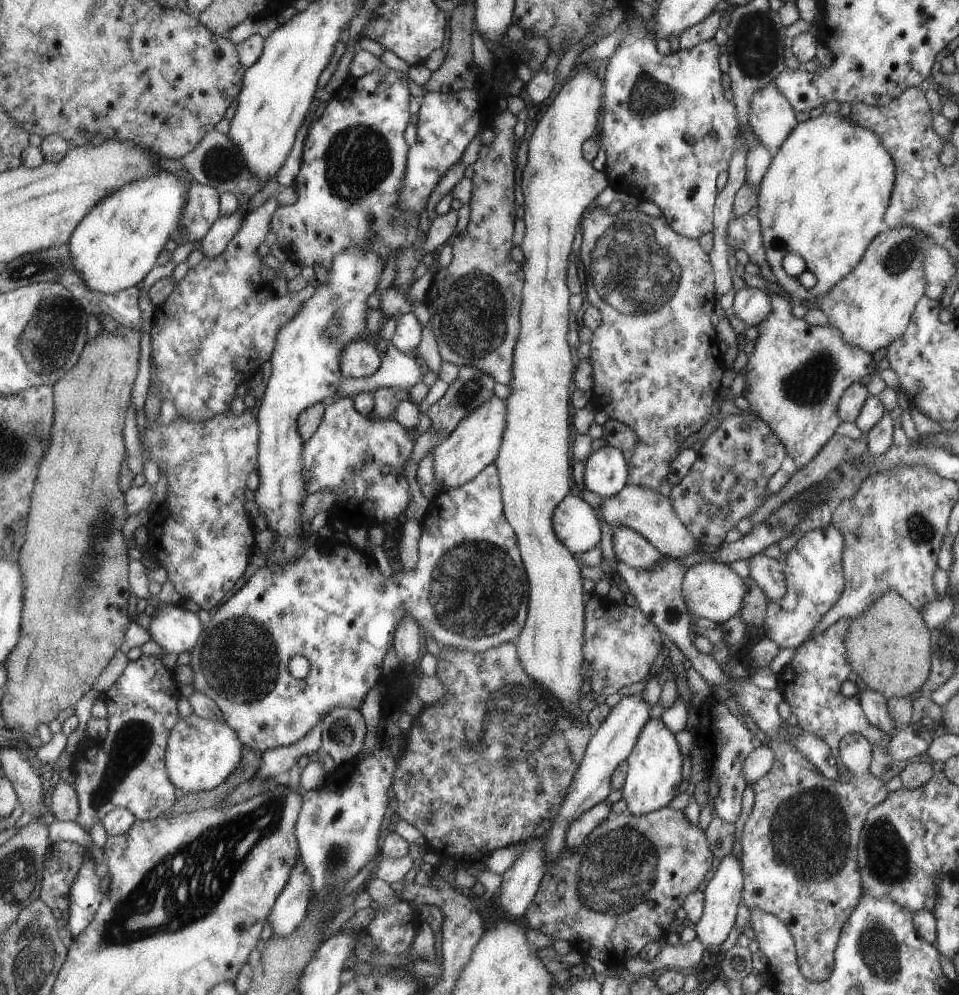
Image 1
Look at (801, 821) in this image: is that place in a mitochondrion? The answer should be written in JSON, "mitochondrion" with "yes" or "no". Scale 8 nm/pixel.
{"mitochondrion":"yes"}

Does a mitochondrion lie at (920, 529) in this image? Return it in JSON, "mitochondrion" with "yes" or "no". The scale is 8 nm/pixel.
{"mitochondrion":"yes"}

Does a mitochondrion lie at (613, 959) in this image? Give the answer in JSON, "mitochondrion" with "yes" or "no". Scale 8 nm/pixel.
{"mitochondrion":"no"}

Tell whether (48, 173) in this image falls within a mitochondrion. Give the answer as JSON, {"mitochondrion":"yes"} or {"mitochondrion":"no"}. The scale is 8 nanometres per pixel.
{"mitochondrion":"no"}

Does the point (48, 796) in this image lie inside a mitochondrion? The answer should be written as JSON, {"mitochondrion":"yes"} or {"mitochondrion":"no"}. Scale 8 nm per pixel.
{"mitochondrion":"no"}

